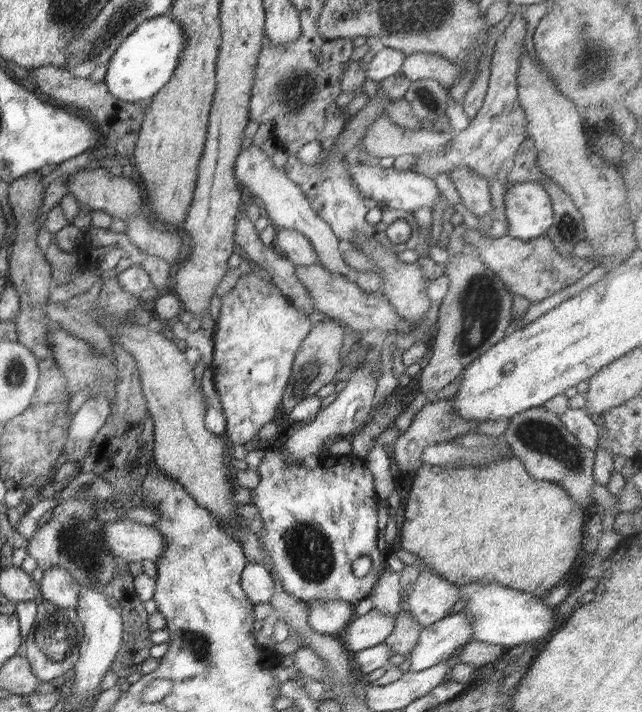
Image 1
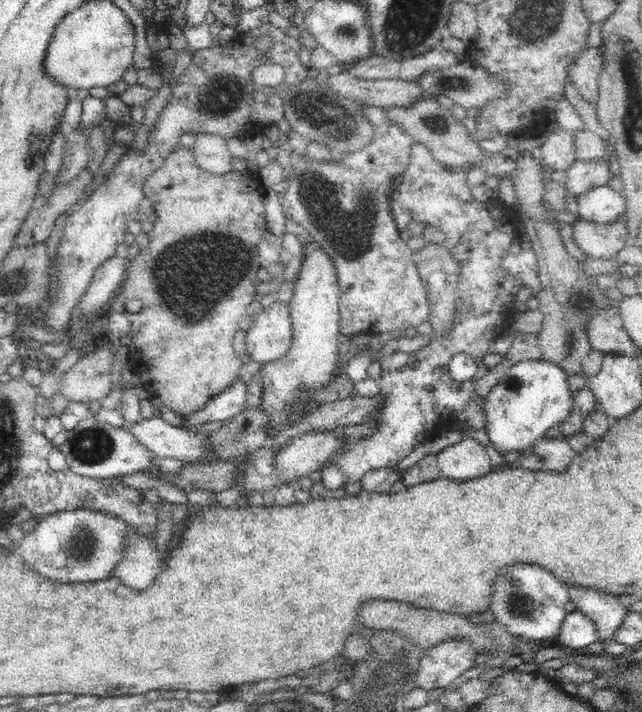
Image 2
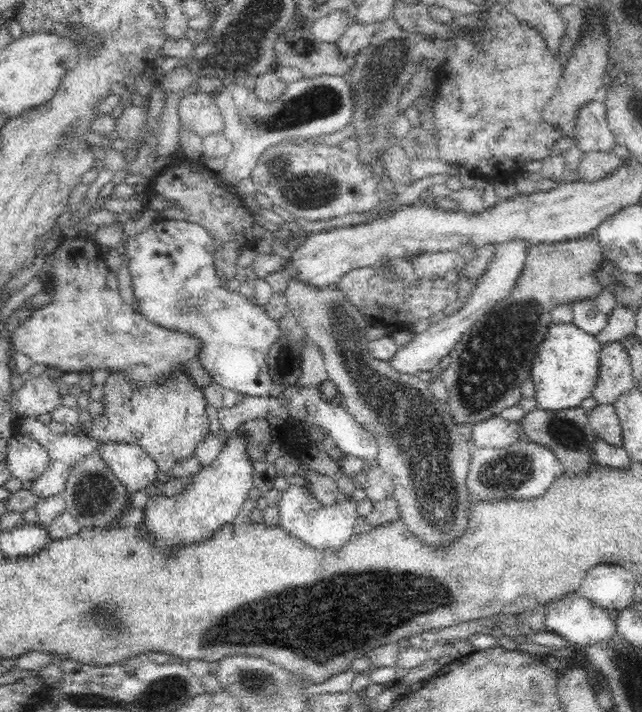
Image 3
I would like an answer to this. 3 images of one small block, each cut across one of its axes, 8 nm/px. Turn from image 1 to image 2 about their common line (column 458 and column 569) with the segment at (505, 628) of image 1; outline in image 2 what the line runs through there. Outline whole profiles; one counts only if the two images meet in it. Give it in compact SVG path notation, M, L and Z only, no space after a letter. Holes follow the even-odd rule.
M535 564L506 566L498 572L492 584L490 610L495 620L516 637L524 636L531 643L554 642L567 615L564 606L570 600L568 588L569 585L556 579L551 571Z

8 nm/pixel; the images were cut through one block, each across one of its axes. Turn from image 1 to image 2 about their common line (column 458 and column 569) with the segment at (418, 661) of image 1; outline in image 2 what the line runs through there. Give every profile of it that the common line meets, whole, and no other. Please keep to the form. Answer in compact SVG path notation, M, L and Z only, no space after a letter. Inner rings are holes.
M576 609L566 615L562 626L560 626L560 634L553 643L567 651L585 651L587 646L598 640L596 634L594 621Z

